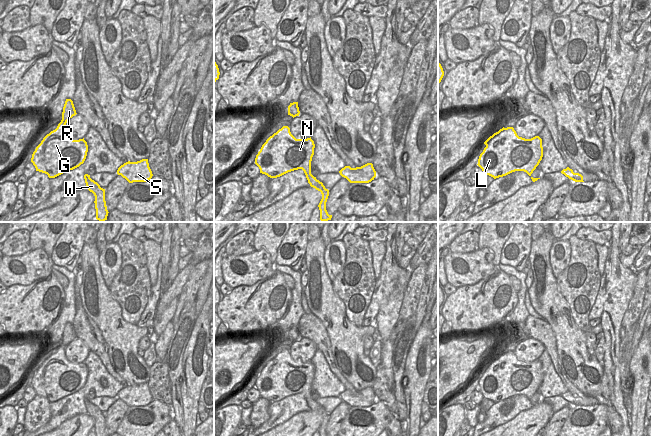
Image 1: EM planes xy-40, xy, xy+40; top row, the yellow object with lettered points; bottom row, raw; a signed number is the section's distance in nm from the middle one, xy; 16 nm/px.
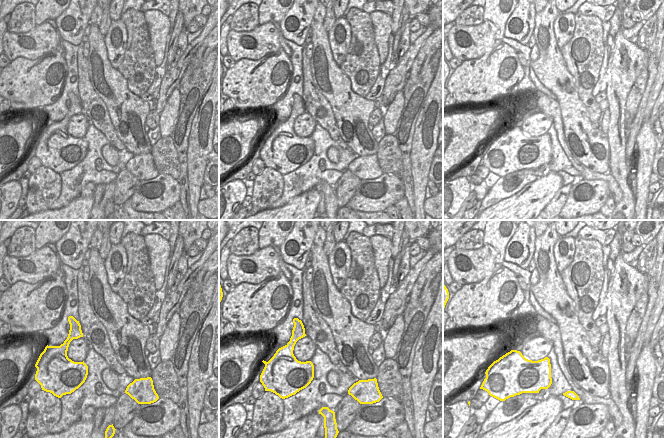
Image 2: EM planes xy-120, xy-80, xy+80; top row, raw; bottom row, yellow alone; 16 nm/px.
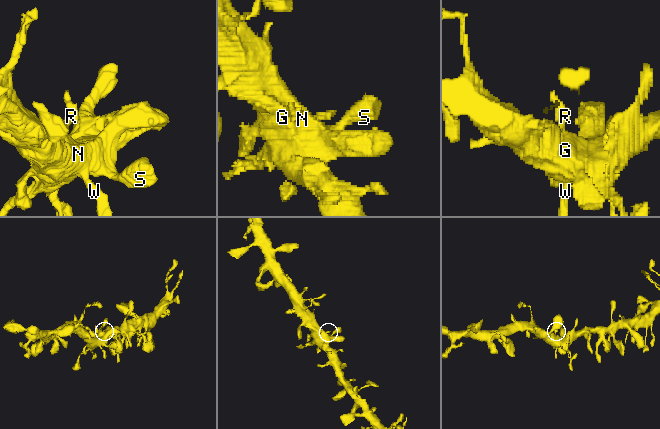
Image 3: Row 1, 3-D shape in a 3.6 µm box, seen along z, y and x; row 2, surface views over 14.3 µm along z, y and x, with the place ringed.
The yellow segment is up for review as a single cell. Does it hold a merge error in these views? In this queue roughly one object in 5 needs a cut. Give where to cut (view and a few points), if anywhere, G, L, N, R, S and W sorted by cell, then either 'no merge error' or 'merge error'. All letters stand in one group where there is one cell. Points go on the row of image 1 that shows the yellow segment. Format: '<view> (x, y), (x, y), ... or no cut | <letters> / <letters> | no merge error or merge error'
no cut | G L N R S W | no merge error

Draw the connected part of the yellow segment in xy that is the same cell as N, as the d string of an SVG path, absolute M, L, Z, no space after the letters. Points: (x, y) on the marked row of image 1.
M283 126L270 136L256 155L255 164L260 173L270 178L280 177L288 172L302 169L311 187L320 191L322 199L318 205L320 220L331 220L326 210L329 190L322 182L311 174L311 161L314 155L315 144L310 138L296 139L288 126Z

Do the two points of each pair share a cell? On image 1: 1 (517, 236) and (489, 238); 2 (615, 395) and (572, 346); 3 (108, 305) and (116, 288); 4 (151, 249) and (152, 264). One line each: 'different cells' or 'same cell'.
1: different cells
2: different cells
3: different cells
4: same cell

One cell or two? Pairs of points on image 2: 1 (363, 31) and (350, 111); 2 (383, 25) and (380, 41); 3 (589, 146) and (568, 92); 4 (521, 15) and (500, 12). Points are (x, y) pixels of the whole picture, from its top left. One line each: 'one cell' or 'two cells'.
1: two cells
2: one cell
3: one cell
4: two cells

